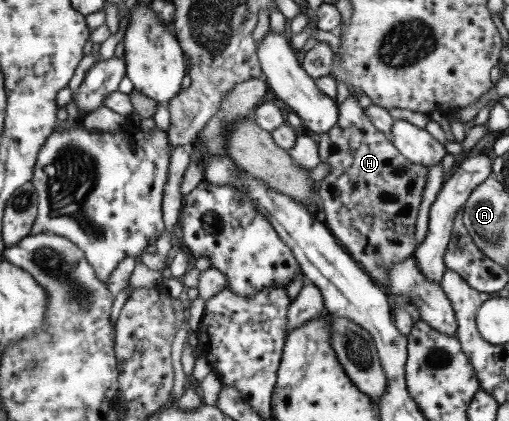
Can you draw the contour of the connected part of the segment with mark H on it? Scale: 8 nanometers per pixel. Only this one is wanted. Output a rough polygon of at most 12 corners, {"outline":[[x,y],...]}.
{"outline":[[349,95],[318,135],[320,219],[384,289],[428,168]]}

